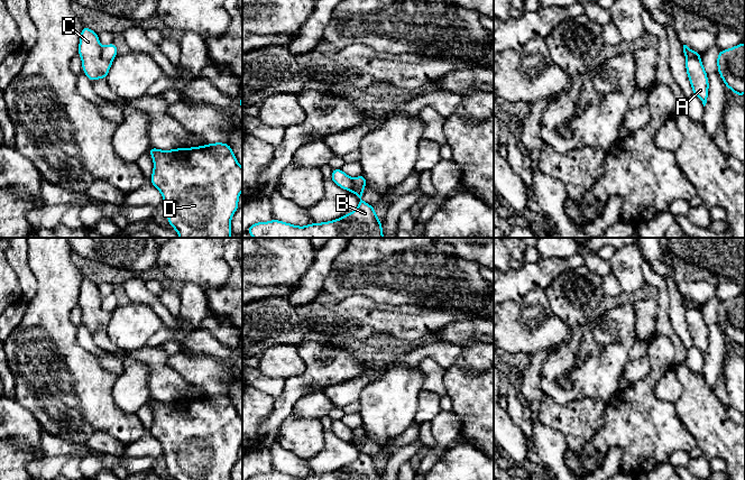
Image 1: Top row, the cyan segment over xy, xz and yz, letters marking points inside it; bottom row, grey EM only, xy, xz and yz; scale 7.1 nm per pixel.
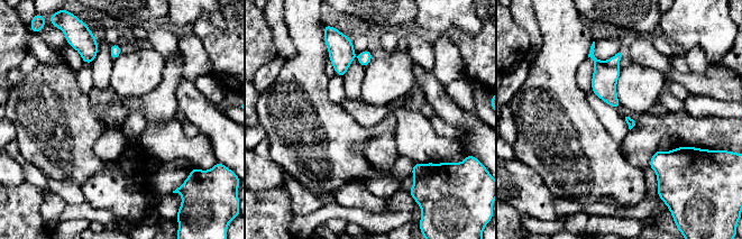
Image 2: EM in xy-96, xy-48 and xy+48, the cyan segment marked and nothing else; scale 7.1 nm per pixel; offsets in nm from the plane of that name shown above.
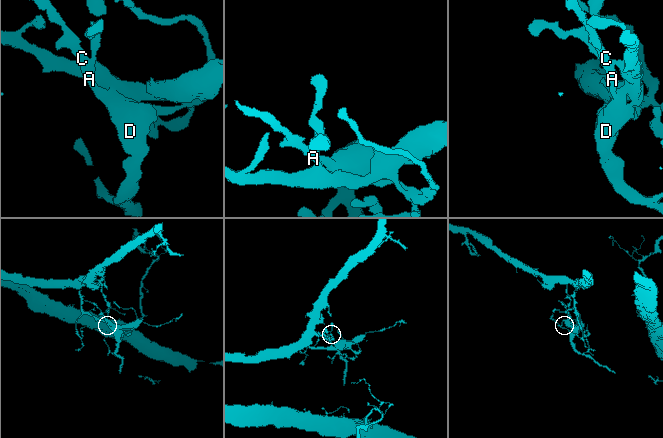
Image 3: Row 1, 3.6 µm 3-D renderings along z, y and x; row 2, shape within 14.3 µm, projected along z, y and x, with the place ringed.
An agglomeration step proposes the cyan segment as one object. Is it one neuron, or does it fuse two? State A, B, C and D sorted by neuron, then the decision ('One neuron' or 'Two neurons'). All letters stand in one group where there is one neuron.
Groups: A C D / B. Two neurons

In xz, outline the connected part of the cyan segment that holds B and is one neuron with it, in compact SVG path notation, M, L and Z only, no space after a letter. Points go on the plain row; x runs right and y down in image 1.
M364 425L353 431L357 439L355 445L359 450L359 458L347 467L328 473L311 474L305 478L297 478L274 470L268 473L256 473L248 480L383 480L375 459L362 452L364 440L367 436Z

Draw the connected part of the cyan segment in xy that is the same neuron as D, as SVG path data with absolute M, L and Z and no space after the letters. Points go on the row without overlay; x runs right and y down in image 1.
M215 394L191 399L160 401L149 398L154 421L149 430L162 444L167 471L173 480L231 480L231 469L238 461L242 443L242 419L229 395Z

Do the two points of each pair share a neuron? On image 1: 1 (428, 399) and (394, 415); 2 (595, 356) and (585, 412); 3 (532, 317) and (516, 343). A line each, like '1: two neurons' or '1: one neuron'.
1: two neurons
2: two neurons
3: one neuron

